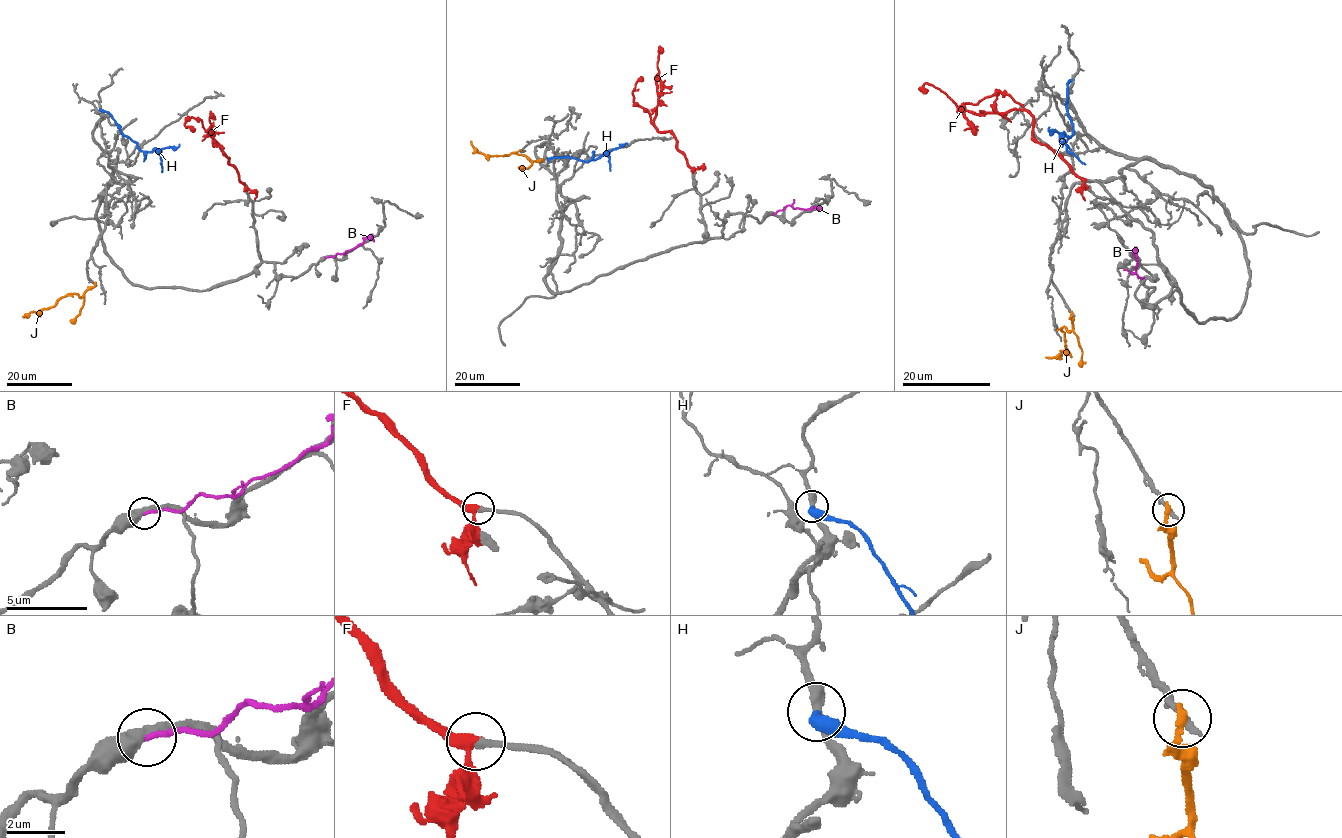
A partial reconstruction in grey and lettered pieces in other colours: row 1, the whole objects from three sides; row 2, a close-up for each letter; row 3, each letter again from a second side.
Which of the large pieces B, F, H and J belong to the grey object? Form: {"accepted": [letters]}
{"accepted": ["F"]}

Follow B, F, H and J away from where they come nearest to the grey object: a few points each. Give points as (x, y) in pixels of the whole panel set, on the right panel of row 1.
B: (1143, 278), (1131, 273), (1137, 267), (1135, 252), (1137, 257)
F: (1085, 179), (1033, 136), (1033, 117), (1025, 110), (972, 113), (925, 83), (925, 94)
H: (1071, 79), (1067, 88), (1067, 109), (1072, 134), (1063, 135), (1063, 139), (1067, 149), (1085, 164)
J: (1071, 313), (1072, 329), (1061, 328), (1066, 350), (1055, 357), (1046, 357)

